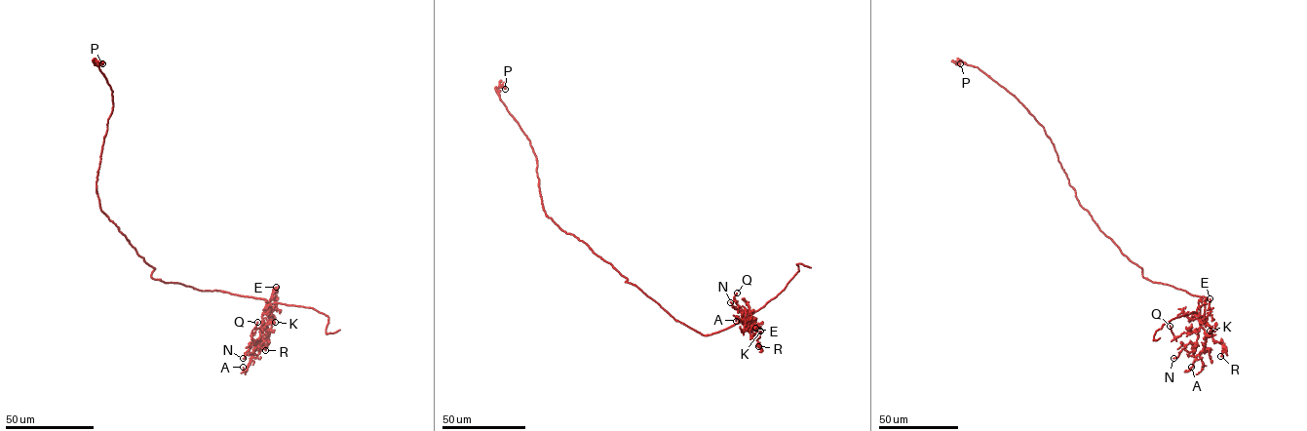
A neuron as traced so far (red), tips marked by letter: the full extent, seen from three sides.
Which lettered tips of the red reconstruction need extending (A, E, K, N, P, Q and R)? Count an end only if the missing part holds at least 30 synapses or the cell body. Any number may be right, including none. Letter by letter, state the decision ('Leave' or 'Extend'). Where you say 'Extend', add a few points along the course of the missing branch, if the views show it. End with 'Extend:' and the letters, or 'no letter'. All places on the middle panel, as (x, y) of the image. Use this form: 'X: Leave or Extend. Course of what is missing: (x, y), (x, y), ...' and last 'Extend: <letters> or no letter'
A: Leave
E: Leave
K: Leave
N: Leave
P: Leave
Q: Leave
R: Leave
Extend: no letter

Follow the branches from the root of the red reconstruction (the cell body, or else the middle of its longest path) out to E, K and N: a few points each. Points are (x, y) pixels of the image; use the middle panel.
E: (602, 259), (628, 279), (625, 282), (636, 286), (675, 320), (704, 334), (724, 330), (746, 318), (755, 328)
K: (602, 259), (675, 320), (704, 334), (746, 318), (760, 331)
N: (602, 259), (675, 320), (704, 334), (746, 318), (748, 322), (730, 302)

